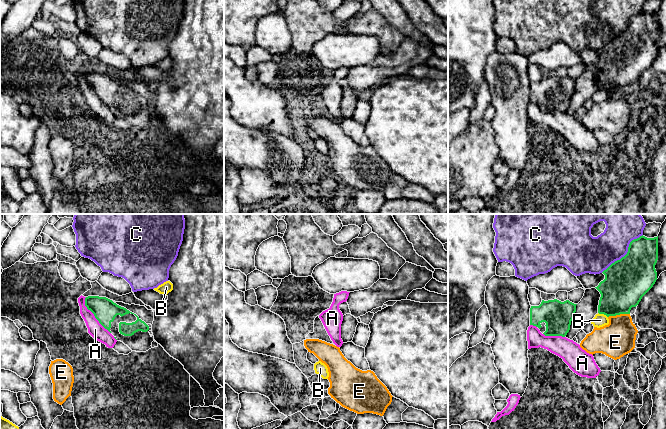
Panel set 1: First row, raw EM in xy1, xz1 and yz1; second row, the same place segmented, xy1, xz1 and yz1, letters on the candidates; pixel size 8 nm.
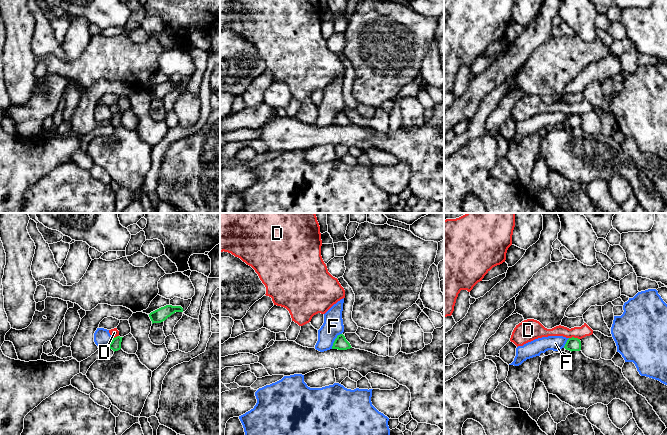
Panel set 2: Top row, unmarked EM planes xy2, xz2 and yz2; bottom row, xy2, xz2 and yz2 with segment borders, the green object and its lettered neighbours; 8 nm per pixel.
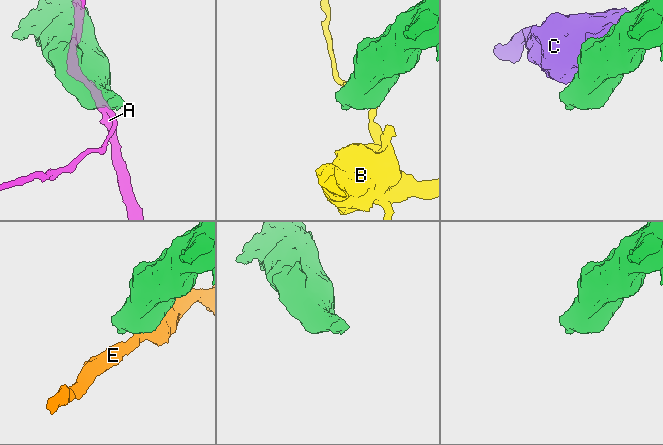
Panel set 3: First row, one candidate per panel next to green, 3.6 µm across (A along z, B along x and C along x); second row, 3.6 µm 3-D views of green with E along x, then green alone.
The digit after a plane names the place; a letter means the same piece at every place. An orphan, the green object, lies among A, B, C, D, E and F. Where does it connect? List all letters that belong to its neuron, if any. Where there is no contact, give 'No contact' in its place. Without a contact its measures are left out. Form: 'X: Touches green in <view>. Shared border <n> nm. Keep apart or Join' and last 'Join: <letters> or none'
A: Touches green in xy1. Shared border 360 nm. Keep apart
B: Touches green in yz1. Shared border 90 nm. Keep apart
C: Touches green in yz1. Shared border 460 nm. Keep apart
D: Touches green in yz2. Shared border 90 nm. Keep apart
E: Touches green in yz1. Shared border 180 nm. Keep apart
F: Touches green in xz2. Shared border 150 nm. Keep apart
Join: none

